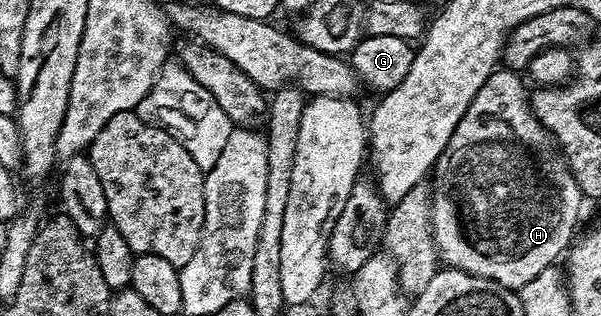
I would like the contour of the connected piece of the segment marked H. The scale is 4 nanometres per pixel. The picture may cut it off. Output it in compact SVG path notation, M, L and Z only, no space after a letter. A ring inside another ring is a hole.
M507 67L497 68L495 73L482 83L482 91L474 95L466 115L454 127L454 135L450 135L450 143L442 151L442 155L436 160L434 172L430 177L430 188L432 190L432 239L436 243L436 252L439 260L449 269L461 269L470 275L478 275L482 279L490 279L502 283L502 287L519 291L523 285L530 283L534 275L542 275L546 267L556 265L565 256L566 250L571 246L577 236L576 224L580 221L580 201L582 194L574 175L568 169L568 162L563 153L560 152L553 136L532 113L530 100L530 89L524 86L525 78L519 72ZM452 193L460 193L460 205Z

